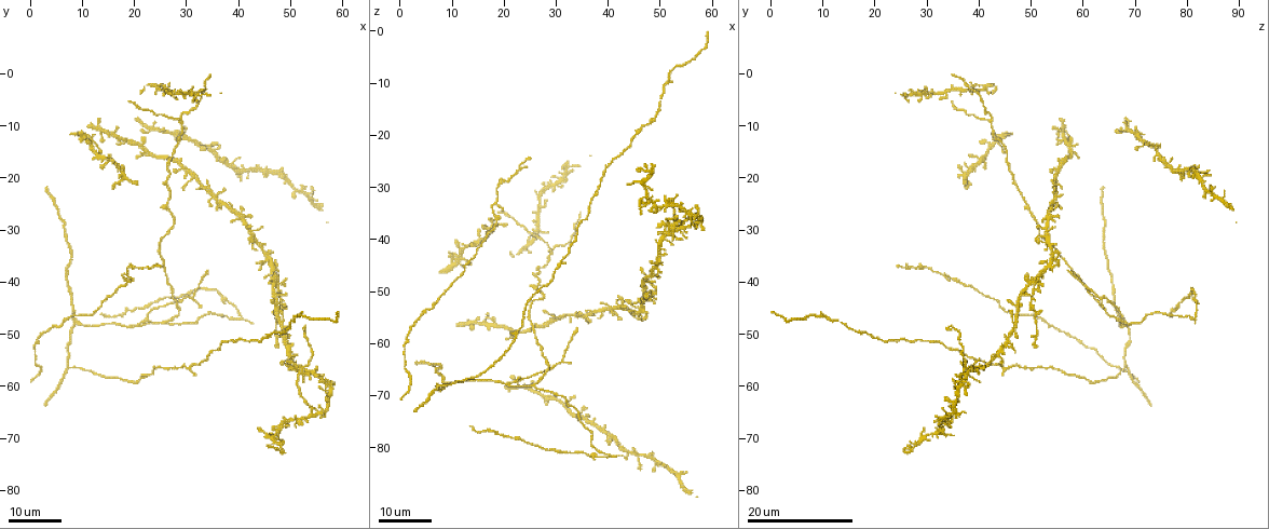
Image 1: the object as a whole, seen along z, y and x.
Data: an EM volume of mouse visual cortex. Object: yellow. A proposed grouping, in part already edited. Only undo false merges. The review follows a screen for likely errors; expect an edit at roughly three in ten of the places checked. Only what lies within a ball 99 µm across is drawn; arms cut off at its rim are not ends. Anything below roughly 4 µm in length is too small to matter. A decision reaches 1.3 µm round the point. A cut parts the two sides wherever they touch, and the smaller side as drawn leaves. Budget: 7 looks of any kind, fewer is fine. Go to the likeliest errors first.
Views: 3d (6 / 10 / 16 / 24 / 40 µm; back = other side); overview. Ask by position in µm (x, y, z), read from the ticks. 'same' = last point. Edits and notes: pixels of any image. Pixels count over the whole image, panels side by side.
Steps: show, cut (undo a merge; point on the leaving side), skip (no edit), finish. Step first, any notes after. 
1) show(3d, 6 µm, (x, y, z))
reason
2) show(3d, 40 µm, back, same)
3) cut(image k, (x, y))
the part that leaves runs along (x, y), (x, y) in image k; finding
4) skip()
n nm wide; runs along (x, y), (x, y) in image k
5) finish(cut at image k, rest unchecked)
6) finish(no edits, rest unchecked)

show(3d, 24 µm, (21.0, 48.0, 68.0))
three-way junction

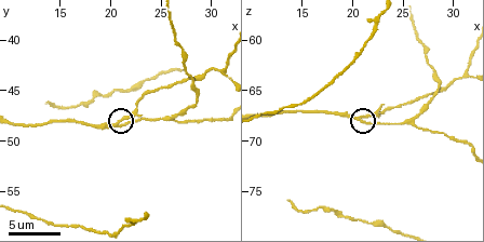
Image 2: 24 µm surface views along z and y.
show(3d, 10 µm, (20.8, 48.0, 67.8))
zoom in

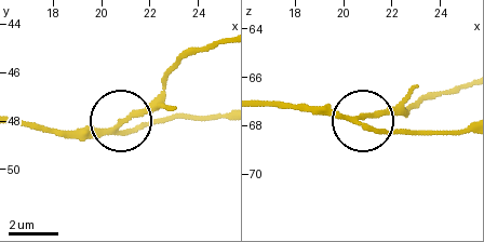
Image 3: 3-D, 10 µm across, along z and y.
show(3d, 10 µm, back, (20.9, 48.0, 67.6))

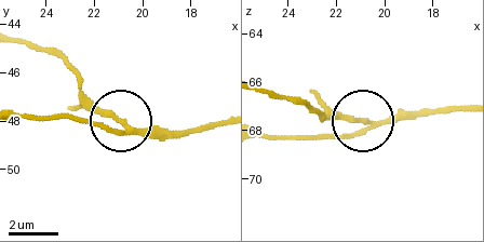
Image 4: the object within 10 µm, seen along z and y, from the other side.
skip()
side arm 23 µm; runs along (23, 115), (71, 115), (119, 126), (68, 67) in image 4; continuous, no second cell

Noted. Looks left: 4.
show(3d, 16 µm, (40.0, 47.0, 81.5))
sudden change in width

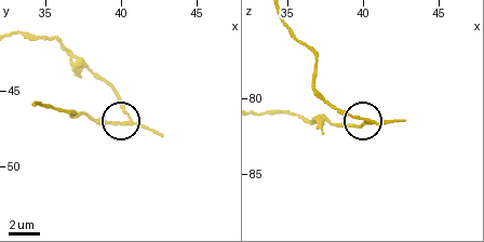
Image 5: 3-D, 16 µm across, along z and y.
show(3d, 6 µm, (39.8, 47.0, 81.2))
closer look

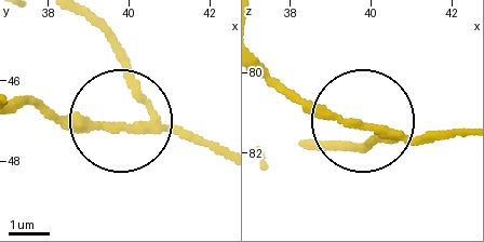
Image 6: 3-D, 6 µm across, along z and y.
show(3d, 6 µm, back, (39.75, 47.15, 81.25))

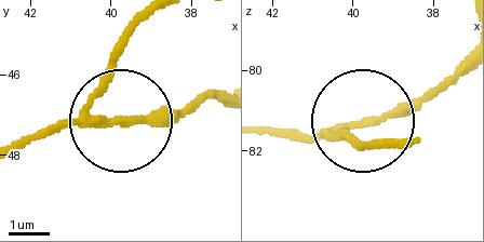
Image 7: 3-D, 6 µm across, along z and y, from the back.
cut(image 7, (116, 59))
160 nm wide; a second cell is stuck on

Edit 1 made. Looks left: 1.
finish(cut at image 7, rest unchecked)

